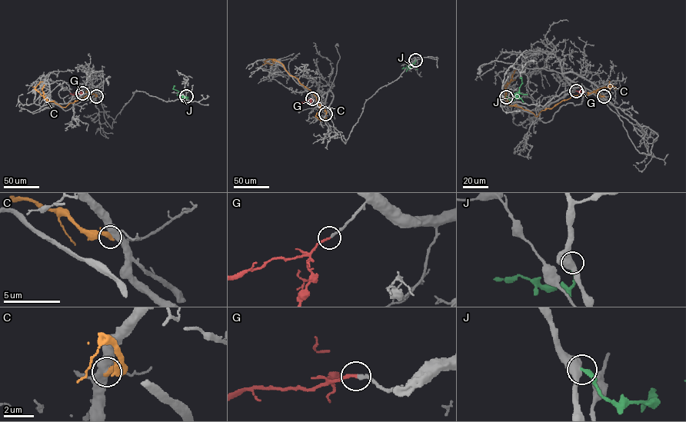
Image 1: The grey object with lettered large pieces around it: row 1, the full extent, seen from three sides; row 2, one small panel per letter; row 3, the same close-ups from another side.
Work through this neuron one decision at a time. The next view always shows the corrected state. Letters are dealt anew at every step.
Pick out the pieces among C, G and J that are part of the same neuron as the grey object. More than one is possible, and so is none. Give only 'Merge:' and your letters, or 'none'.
Merge: G

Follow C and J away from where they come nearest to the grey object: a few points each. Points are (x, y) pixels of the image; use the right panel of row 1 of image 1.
C: (604, 96), (594, 92), (572, 96), (536, 116), (511, 106), (505, 99), (504, 89), (514, 70)
J: (506, 97), (512, 99), (517, 94), (522, 83), (520, 78)

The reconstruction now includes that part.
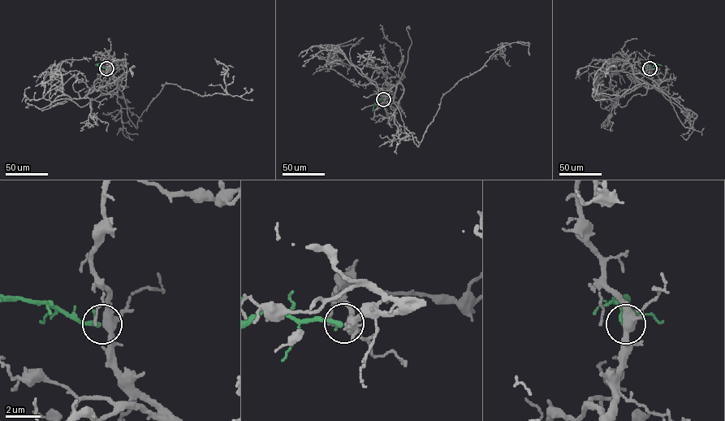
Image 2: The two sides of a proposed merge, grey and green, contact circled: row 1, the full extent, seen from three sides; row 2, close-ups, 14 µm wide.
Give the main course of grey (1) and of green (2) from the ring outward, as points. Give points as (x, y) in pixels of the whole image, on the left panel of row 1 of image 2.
1: (106, 68), (119, 77), (116, 88), (137, 128), (165, 84), (226, 94), (226, 70), (233, 67)
2: (106, 68), (96, 66)

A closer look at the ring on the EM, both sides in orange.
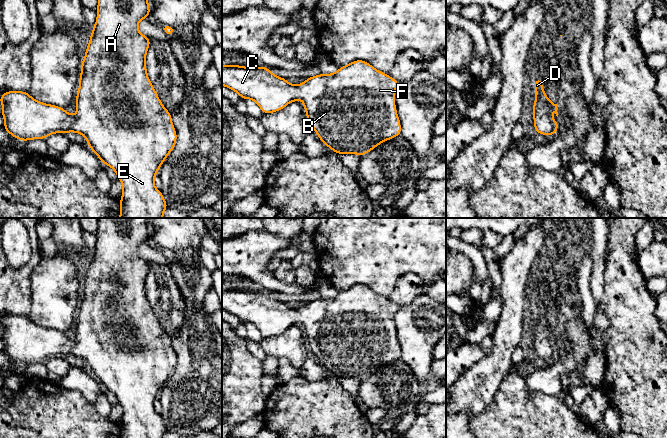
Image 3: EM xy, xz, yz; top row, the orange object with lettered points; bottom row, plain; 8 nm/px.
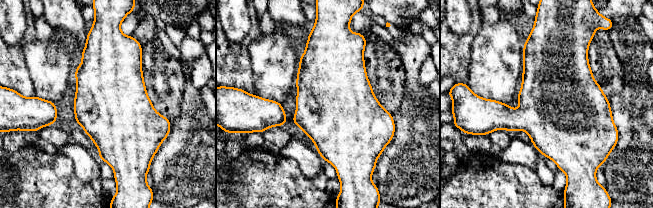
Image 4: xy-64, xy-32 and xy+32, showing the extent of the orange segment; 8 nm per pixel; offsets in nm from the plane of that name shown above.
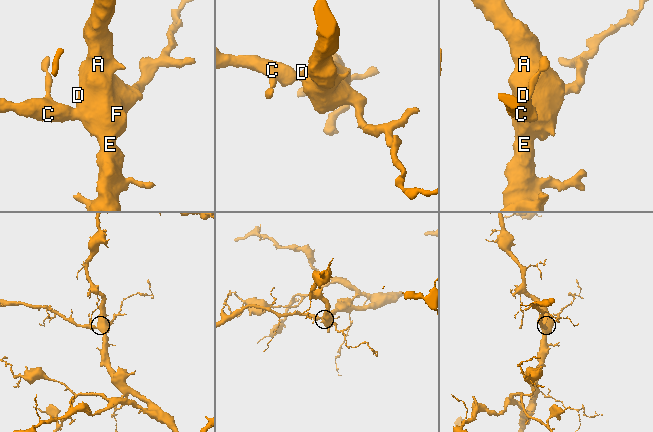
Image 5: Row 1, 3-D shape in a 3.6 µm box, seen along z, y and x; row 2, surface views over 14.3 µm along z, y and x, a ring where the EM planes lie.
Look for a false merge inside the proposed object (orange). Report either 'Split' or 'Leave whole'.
Leave whole

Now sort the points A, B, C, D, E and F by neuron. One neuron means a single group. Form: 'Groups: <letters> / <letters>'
Groups: A B C D E F

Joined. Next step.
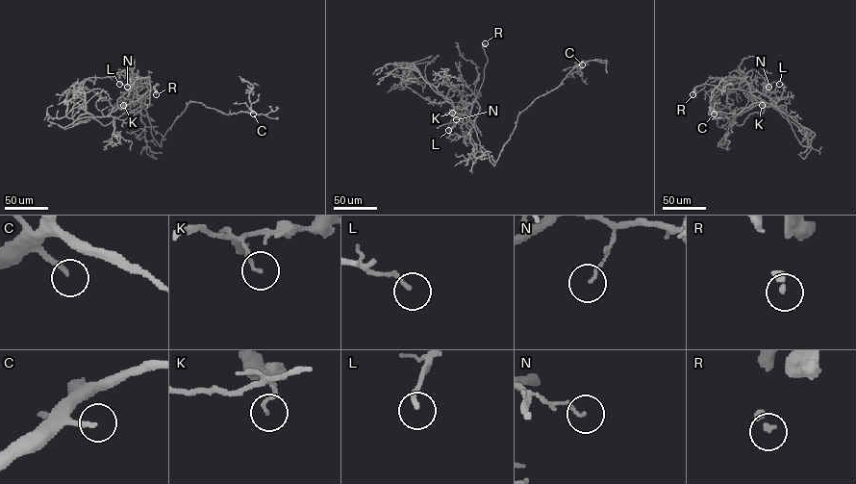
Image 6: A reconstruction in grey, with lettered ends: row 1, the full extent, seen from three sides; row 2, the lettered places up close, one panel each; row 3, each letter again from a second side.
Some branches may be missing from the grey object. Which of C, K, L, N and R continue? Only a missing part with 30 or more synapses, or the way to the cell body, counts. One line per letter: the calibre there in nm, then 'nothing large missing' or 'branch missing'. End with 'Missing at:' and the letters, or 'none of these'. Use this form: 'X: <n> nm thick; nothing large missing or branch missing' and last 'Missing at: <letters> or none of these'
C: 160 nm thick; branch missing
K: 110 nm thick; nothing large missing
L: 140 nm thick; nothing large missing
N: 100 nm thick; nothing large missing
R: 160 nm thick; branch missing
Missing at: C, R

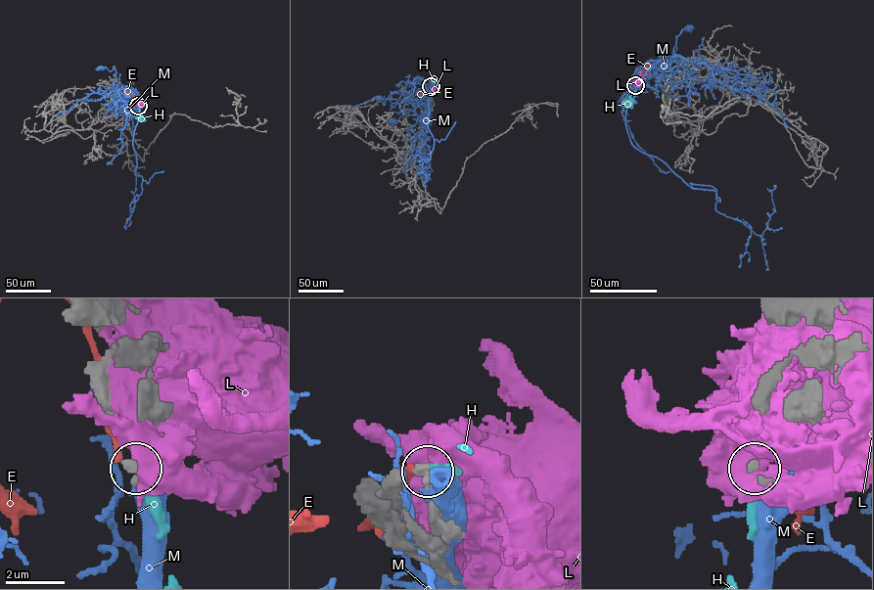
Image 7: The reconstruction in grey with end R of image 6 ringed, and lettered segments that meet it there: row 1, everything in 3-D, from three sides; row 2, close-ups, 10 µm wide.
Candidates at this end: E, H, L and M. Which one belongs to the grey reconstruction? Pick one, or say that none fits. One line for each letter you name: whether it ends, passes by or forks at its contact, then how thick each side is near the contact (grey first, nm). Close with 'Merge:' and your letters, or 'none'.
H: It ends there. Thickness 280 nm (grey) against 460 nm
Merge: H

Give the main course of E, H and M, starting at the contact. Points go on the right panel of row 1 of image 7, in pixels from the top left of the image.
E: (635, 85), (637, 78), (649, 68), (649, 65), (643, 64)
H: (635, 85), (627, 103)
M: (636, 86), (654, 65), (672, 57), (676, 36), (682, 29), (680, 32), (688, 29)

